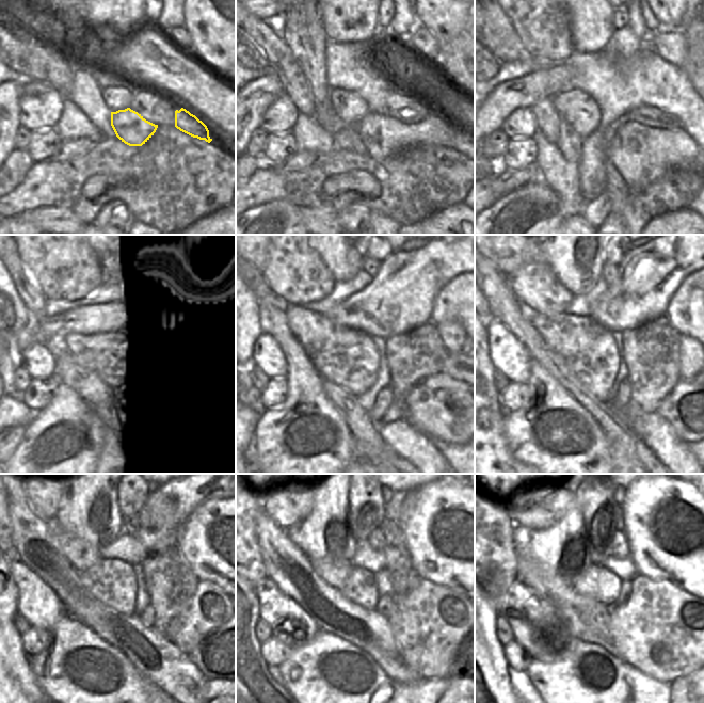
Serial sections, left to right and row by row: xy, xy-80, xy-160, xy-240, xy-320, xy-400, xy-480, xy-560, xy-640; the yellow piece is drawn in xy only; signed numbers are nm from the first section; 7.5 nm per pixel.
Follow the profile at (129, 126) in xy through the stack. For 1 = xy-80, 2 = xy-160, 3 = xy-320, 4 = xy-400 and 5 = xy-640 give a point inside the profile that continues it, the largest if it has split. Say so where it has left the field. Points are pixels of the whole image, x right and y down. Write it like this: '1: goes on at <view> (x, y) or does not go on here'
1: goes on at xy-80 (383, 137)
2: goes on at xy-160 (642, 155)
3: goes on at xy-320 (443, 408)
4: goes on at xy-400 (691, 406)
5: does not go on here

